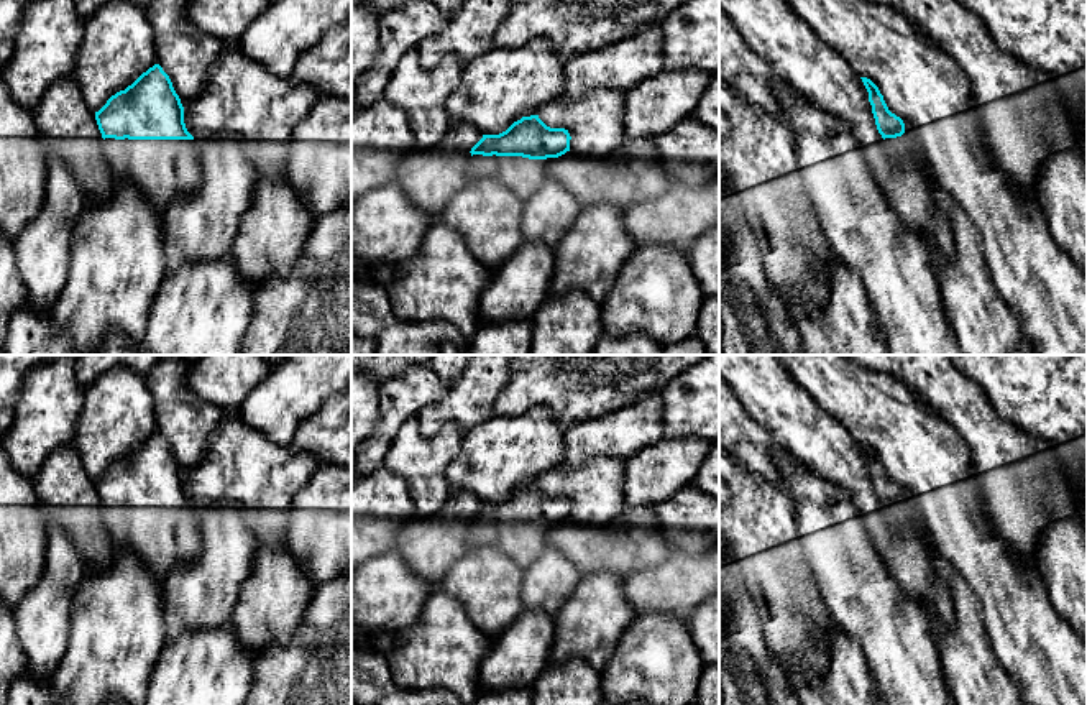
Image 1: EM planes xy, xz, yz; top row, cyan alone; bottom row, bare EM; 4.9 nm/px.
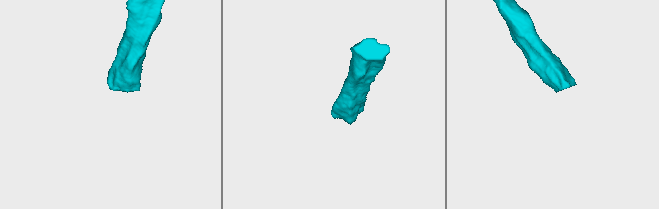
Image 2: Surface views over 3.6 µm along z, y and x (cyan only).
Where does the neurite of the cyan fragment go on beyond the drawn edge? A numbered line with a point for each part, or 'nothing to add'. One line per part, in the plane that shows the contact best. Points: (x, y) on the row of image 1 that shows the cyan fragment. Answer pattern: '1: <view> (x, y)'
1: xy (163, 170)

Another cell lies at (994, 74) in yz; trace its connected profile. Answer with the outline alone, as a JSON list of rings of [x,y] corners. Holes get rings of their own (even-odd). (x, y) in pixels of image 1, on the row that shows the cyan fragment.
[[[870,0],[888,5],[903,13],[910,23],[936,48],[947,54],[967,76],[972,90],[972,108],[980,123],[980,131],[993,164],[1013,182],[1030,200],[1038,202],[1036,182],[1044,159],[1057,151],[1072,148],[1069,117],[1059,105],[1046,84],[1043,72],[1030,67],[1003,53],[990,38],[984,23],[957,0]]]

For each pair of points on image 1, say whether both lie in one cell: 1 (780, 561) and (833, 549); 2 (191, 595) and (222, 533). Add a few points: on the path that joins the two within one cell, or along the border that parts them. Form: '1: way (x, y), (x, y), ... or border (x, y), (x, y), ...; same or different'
1: border (798, 539), (820, 592); different
2: way (206, 580), (222, 564), (222, 548); same

